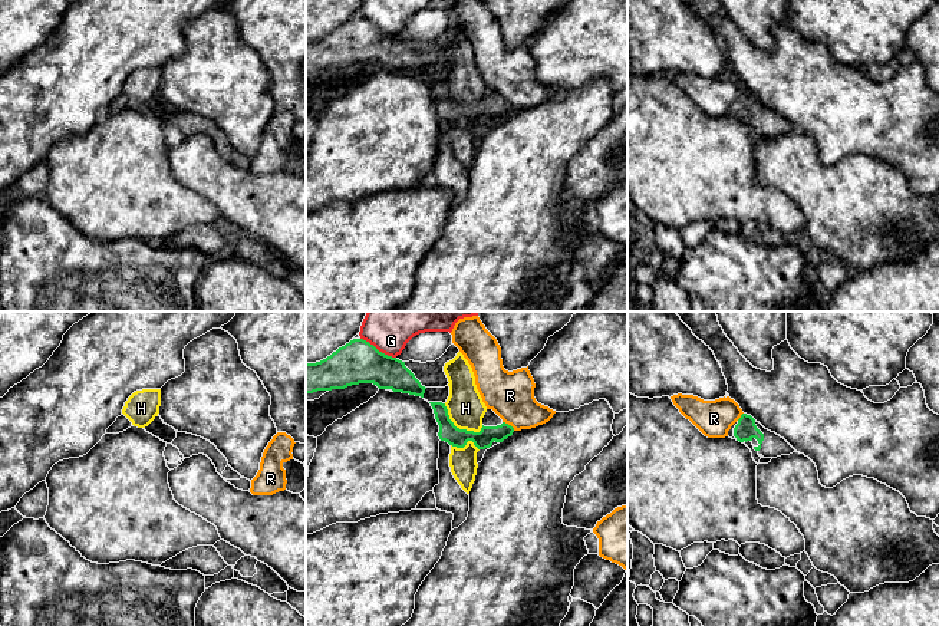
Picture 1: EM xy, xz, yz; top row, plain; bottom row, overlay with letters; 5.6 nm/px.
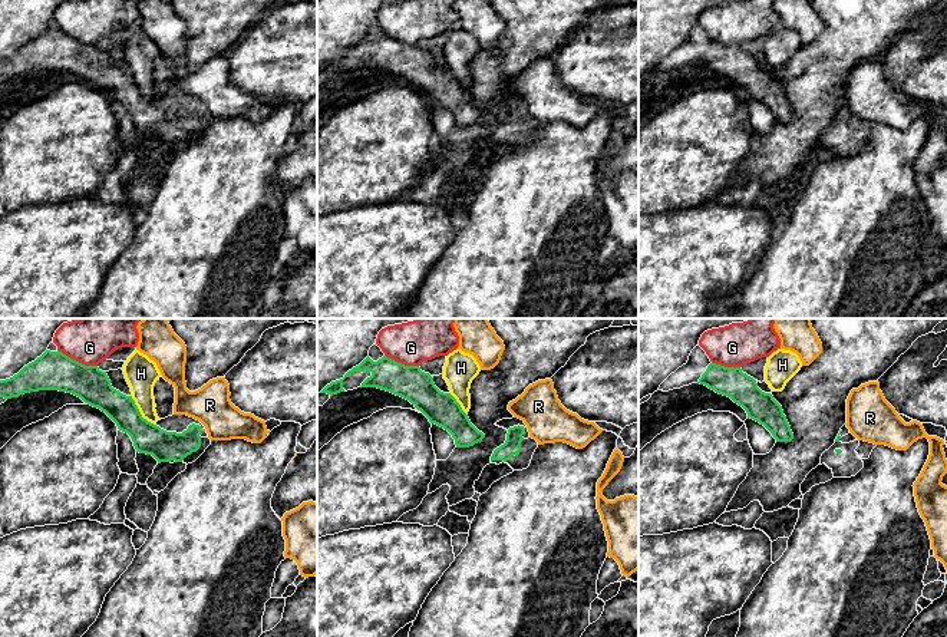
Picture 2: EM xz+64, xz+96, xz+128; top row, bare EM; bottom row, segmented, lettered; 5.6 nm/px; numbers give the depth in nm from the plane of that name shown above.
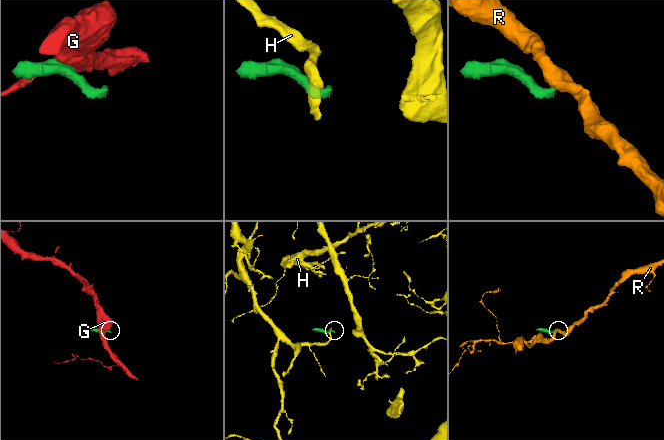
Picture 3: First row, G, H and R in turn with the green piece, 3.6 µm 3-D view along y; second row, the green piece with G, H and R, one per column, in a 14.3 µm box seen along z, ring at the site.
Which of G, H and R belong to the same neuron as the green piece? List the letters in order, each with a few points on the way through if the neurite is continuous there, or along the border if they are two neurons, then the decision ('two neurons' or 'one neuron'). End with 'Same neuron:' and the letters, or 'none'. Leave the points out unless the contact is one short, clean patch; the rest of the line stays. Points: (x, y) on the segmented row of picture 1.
G: along xz (361, 338), (395, 358) | two neurons
H: two neurons
R: along xz (503, 421), (514, 430) | two neurons
Same neuron: none

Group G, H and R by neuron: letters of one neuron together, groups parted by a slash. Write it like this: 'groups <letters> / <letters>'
groups G / H / R

